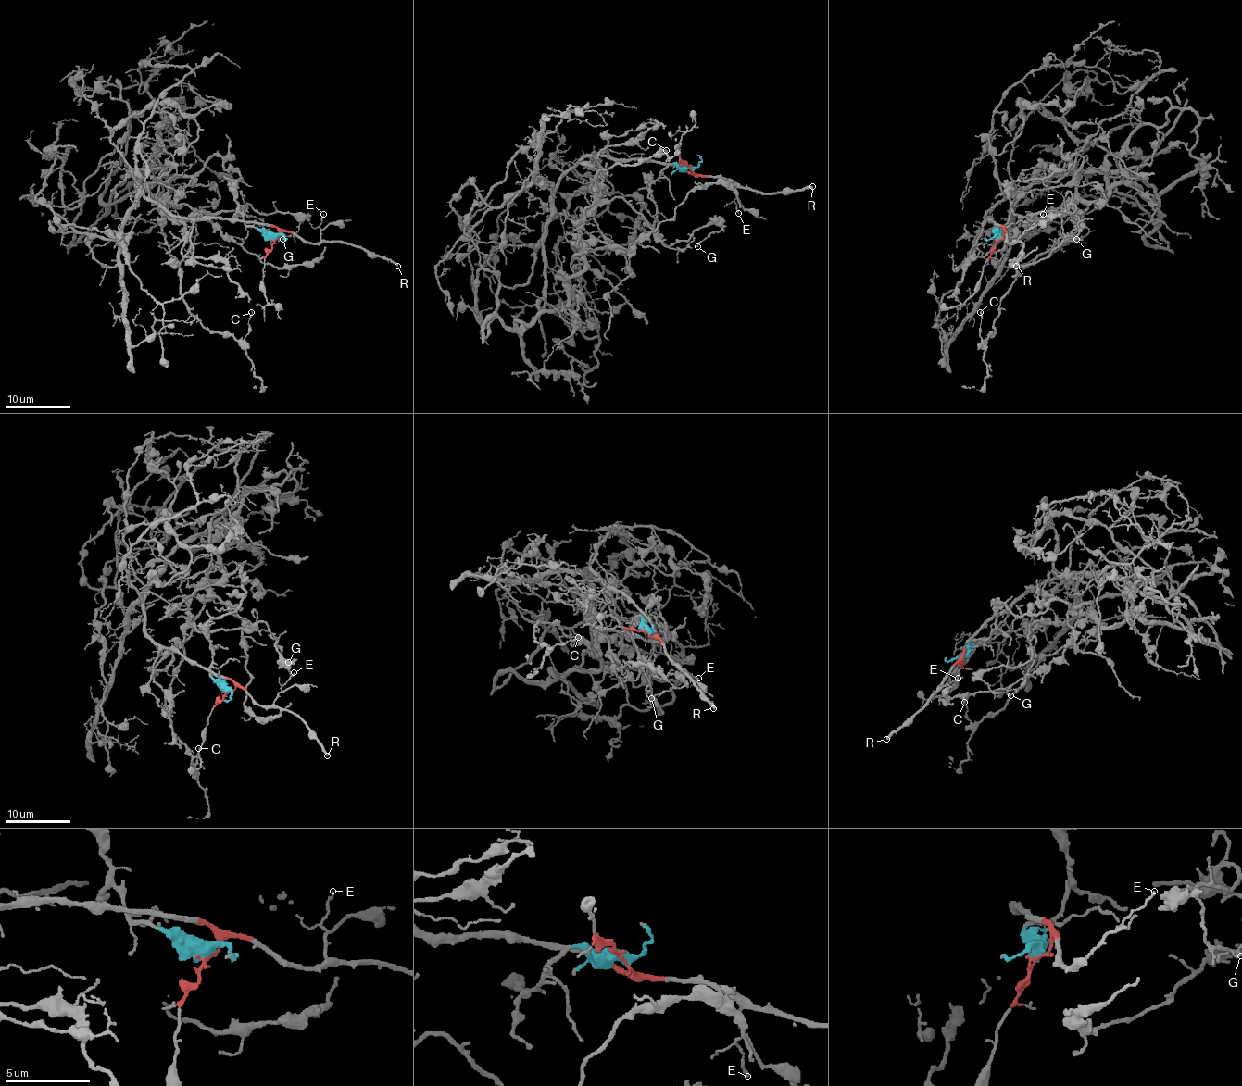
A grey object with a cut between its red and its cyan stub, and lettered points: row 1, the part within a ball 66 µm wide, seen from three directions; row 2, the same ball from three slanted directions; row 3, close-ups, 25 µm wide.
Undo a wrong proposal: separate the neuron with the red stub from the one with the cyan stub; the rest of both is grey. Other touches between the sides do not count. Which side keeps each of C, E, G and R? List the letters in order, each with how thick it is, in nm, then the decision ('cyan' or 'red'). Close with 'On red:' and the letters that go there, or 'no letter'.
C: 120 nm | cyan
E: 120 nm | red
G: 150 nm | cyan
R: 280 nm | red
On red: E, R

